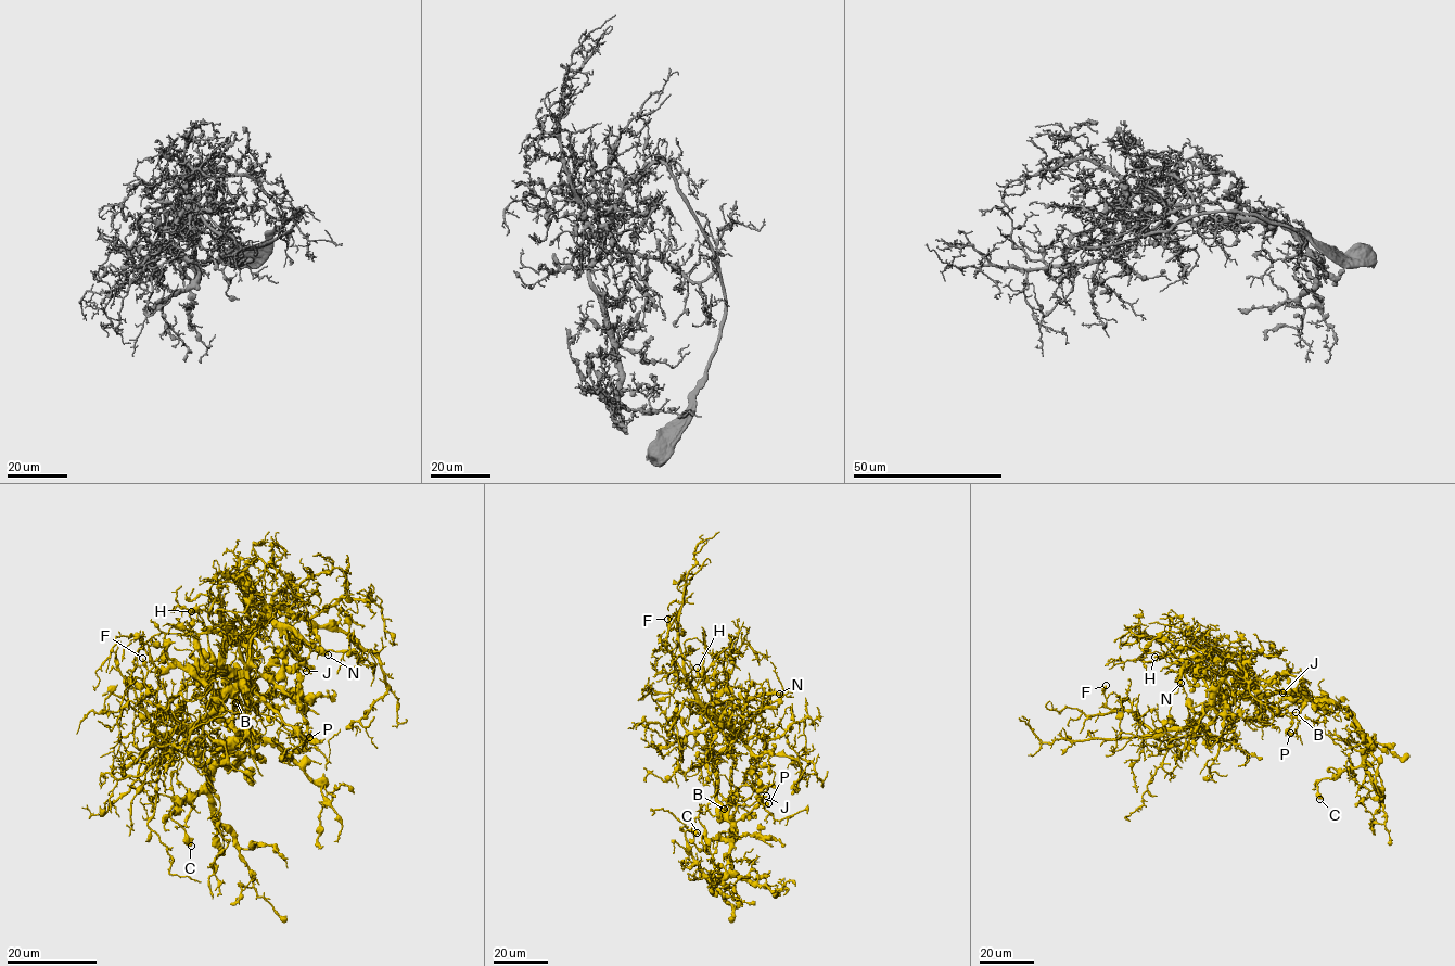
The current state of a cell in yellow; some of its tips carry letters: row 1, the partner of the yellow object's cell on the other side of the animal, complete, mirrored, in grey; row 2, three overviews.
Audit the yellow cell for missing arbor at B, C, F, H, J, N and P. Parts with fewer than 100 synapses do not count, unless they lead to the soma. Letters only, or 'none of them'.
N

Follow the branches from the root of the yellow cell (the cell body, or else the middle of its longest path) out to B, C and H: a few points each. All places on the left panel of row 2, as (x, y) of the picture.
B: (250, 687), (254, 710), (235, 702)
C: (250, 687), (246, 687), (246, 731), (243, 736), (202, 789), (186, 797), (171, 813), (191, 846)
H: (250, 687), (221, 672), (225, 649), (244, 637), (221, 624), (221, 605), (191, 611)

